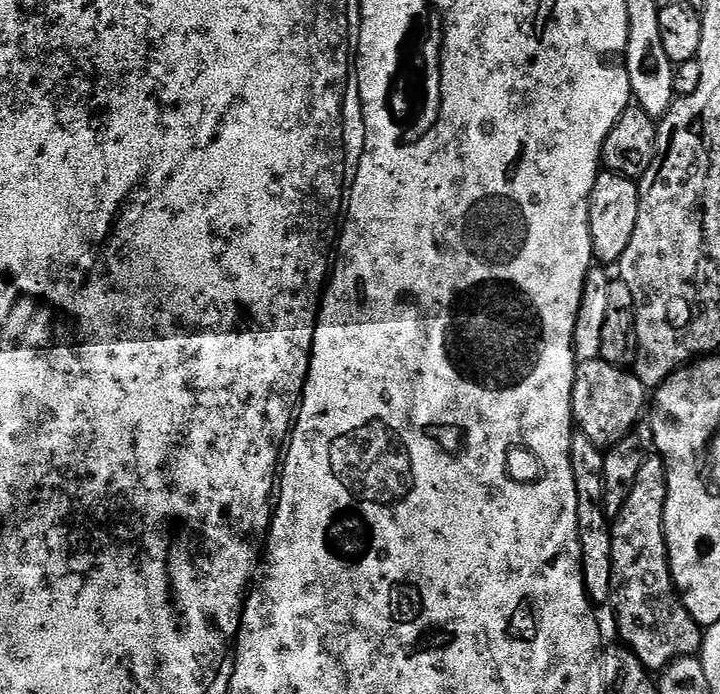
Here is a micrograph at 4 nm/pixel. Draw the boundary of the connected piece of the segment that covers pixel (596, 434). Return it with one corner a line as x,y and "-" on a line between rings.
586,360
576,365
576,377
574,378
574,386
572,387
572,419
575,427
582,434
586,434
586,438
590,438
590,442
594,442
594,446
601,450
613,448
618,442
622,442
622,438
626,438
632,433
632,429
641,423
643,414
646,412
646,404
644,408
644,395
646,389
642,381
637,378
635,371
628,368
619,368
605,360

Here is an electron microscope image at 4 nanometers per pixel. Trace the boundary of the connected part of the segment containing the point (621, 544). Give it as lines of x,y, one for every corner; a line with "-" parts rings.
653,454
638,470
630,498
611,521
612,583
611,603
616,603
616,628
623,643
644,663
649,673
659,674
683,656
694,656
704,645
704,632
684,609
672,583
668,567
668,544
664,541
664,507
668,475
664,461

